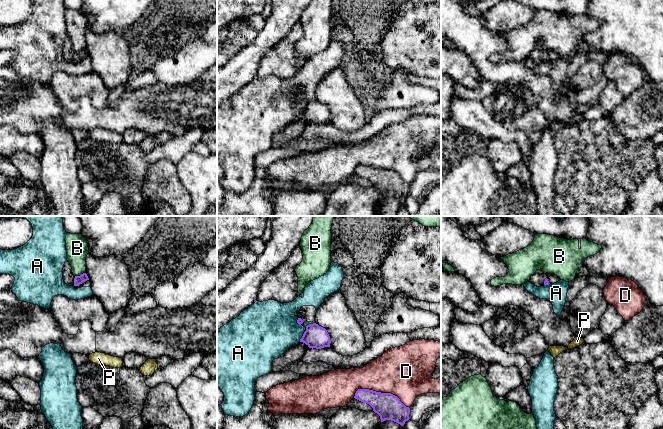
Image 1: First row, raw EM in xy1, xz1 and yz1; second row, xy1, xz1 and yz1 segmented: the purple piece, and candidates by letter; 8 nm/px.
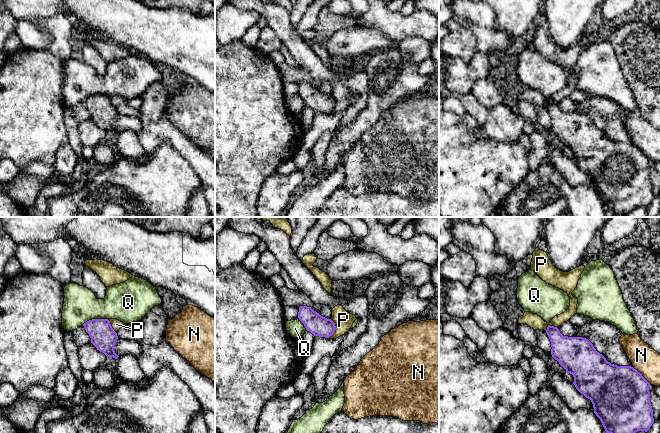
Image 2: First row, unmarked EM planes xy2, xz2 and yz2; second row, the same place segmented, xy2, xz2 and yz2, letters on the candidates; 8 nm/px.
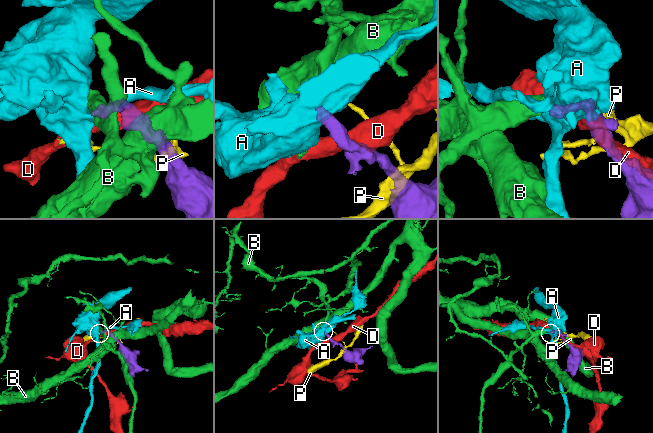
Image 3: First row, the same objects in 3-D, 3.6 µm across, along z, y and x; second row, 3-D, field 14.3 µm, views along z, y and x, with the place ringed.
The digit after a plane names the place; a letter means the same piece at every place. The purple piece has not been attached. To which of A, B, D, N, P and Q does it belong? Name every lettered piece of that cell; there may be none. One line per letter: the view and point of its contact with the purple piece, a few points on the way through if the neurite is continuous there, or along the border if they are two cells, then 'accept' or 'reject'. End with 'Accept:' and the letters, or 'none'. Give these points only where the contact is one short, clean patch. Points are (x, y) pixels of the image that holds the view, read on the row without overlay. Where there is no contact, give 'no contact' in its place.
A: meets purple in xz1 at (302, 112); border along xz1 (305, 107), (299, 116); reject
B: meets purple in xy1 at (81, 50); border along xy1 (85, 48), (75, 52); reject
D: meets purple in xz1 at (380, 168); reject
N: meets purple in yz2 at (641, 150); reject
P: meets purple in xz2 at (334, 105); border along xz2 (331, 95), (334, 99), (335, 107), (328, 113); reject
Q: meets purple in xy2 at (94, 95); border along xy2 (107, 94), (92, 94), (82, 100); reject
Accept: none

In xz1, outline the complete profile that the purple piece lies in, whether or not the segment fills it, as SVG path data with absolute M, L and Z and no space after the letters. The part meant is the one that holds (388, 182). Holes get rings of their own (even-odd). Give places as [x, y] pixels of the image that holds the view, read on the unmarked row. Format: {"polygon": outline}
{"polygon": "M358 165L354 174L369 180L373 187L380 192L381 198L391 196L404 201L409 196L410 184L406 183L397 172L391 169Z"}

